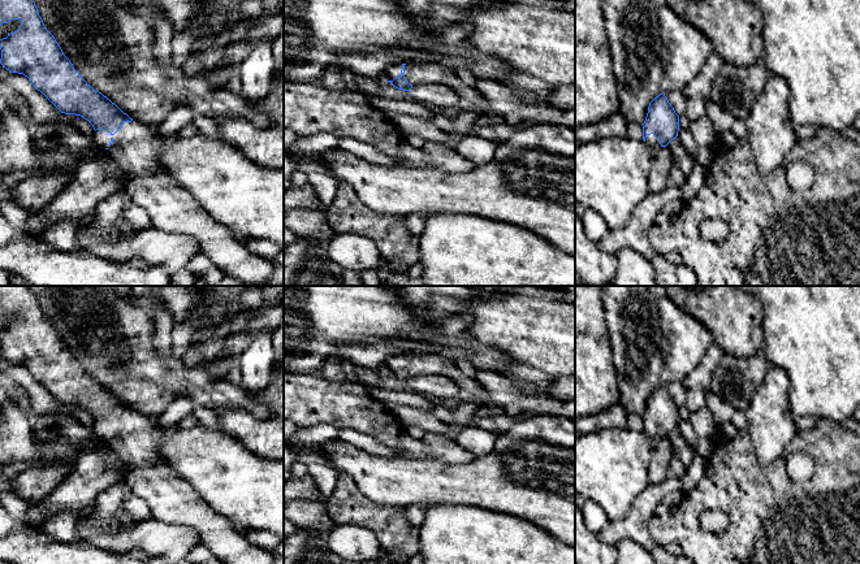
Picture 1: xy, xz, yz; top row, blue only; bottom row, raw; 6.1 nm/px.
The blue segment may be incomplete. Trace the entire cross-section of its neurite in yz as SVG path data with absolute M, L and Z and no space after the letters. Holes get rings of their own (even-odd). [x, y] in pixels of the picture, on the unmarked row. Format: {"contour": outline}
{"contour": "M664 383L649 394L648 404L641 417L643 431L652 452L662 438L666 438L678 428L679 422L679 407Z"}

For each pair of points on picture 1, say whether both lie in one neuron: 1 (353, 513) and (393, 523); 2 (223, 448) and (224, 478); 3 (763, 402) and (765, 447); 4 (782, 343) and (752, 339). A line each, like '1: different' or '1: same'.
1: same
2: same
3: same
4: different

